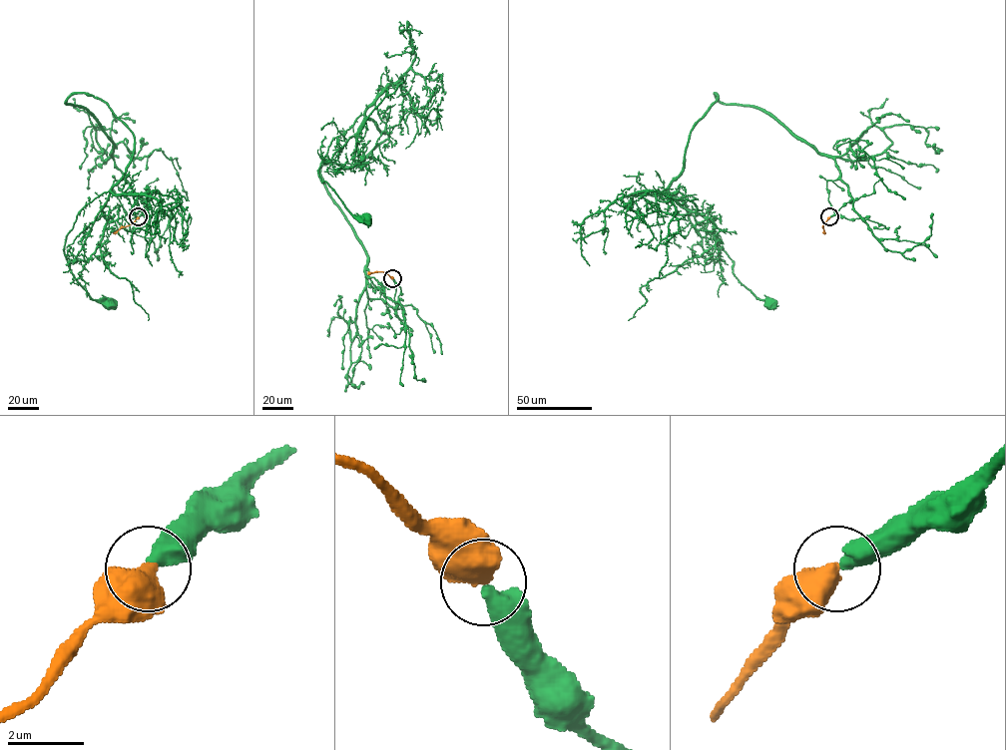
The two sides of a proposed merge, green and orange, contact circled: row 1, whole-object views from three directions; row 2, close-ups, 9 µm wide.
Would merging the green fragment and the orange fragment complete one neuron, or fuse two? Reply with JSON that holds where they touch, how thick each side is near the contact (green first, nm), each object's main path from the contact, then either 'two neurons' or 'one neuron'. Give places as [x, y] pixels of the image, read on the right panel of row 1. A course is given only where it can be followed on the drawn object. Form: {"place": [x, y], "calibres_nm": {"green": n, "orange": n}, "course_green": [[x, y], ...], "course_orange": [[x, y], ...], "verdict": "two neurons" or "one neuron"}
{"place": [829, 216], "calibres_nm": {"green": 440, "orange": 600}, "course_green": [[830, 217], [852, 200], [834, 161], [762, 111], [723, 104], [716, 93], [666, 191], [768, 305]], "course_orange": [[830, 217], [822, 225], [825, 232]], "verdict": "one neuron"}

